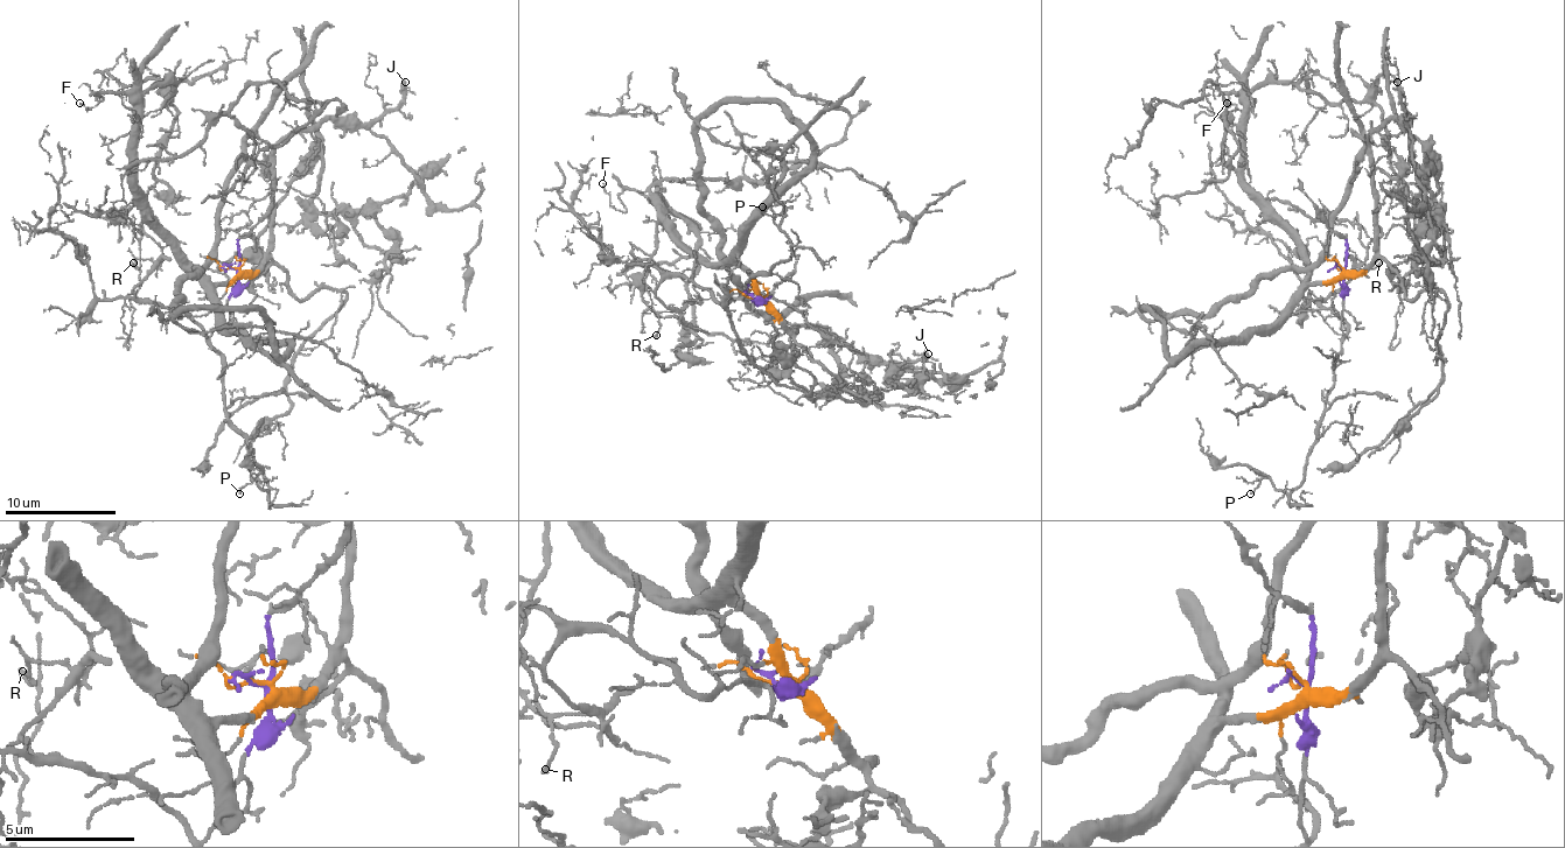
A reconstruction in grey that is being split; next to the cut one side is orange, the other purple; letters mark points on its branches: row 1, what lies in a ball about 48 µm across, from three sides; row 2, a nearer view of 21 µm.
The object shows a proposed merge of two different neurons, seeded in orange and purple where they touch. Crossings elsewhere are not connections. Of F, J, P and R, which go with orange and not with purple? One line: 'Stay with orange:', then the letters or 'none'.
Stay with orange: F, J

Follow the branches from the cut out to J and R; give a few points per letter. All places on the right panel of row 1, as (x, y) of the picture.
J: (1343, 268), (1360, 271), (1374, 257), (1371, 134), (1388, 120), (1408, 120), (1396, 81)
R: (1343, 268), (1343, 335), (1346, 323), (1321, 301), (1352, 277), (1354, 259), (1374, 268), (1380, 263)

